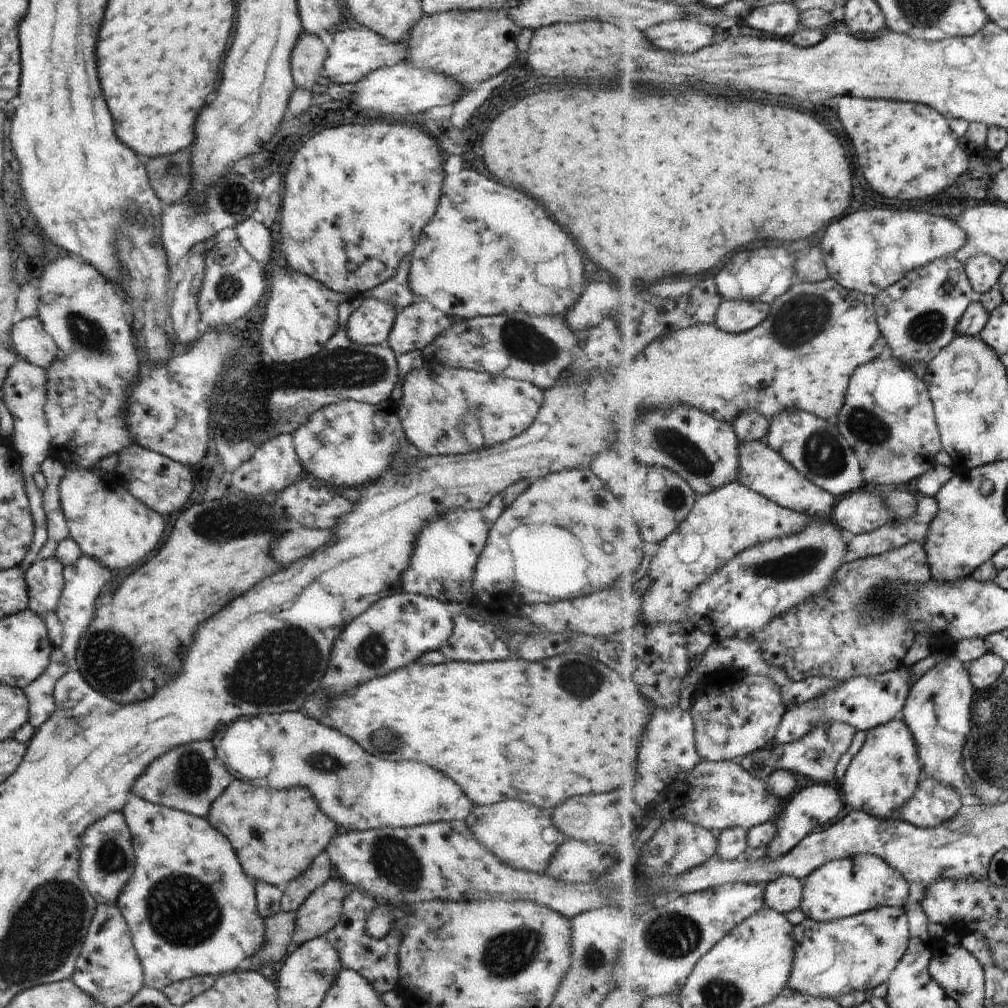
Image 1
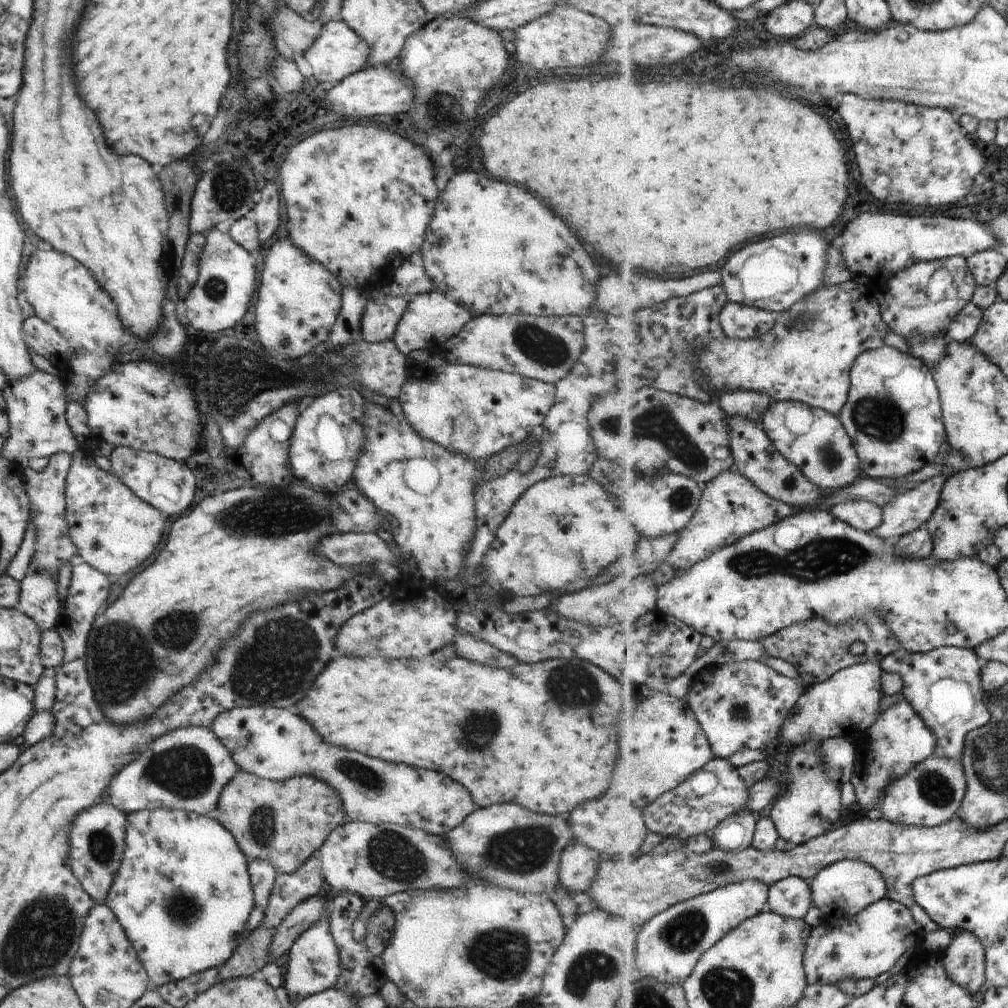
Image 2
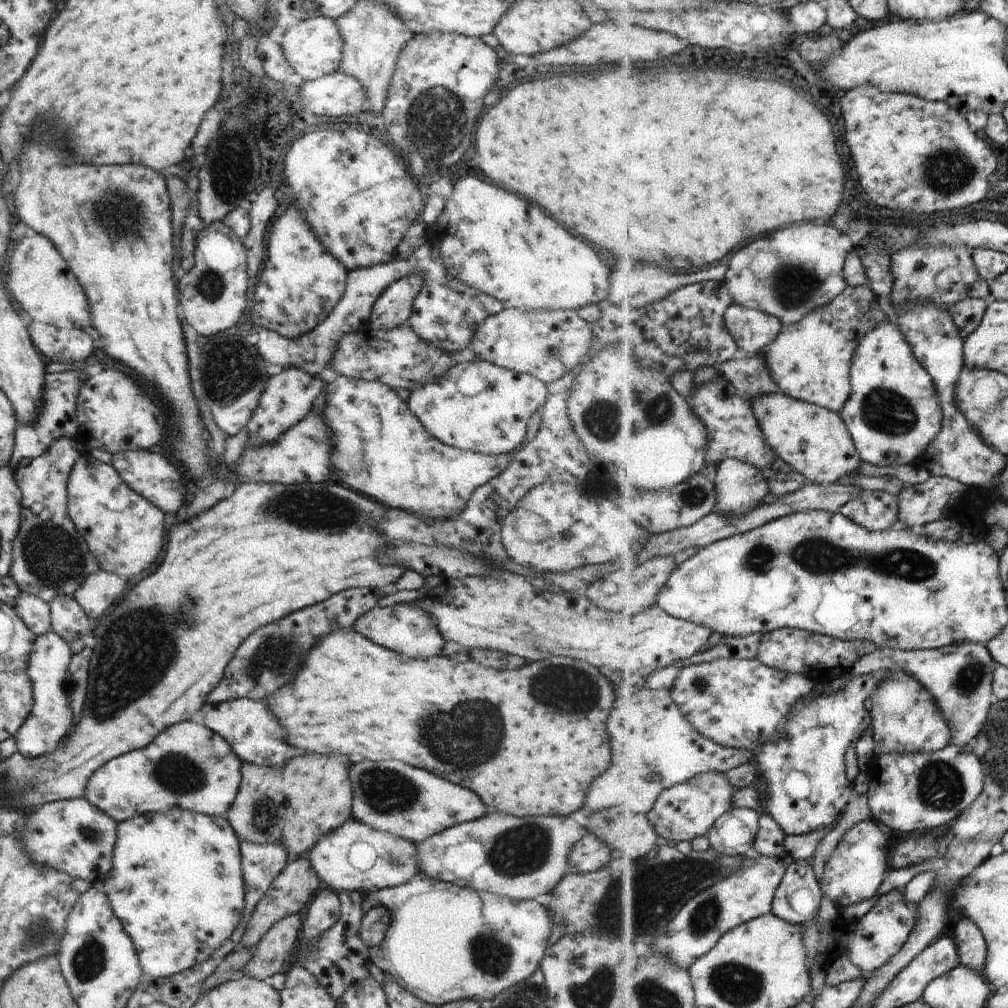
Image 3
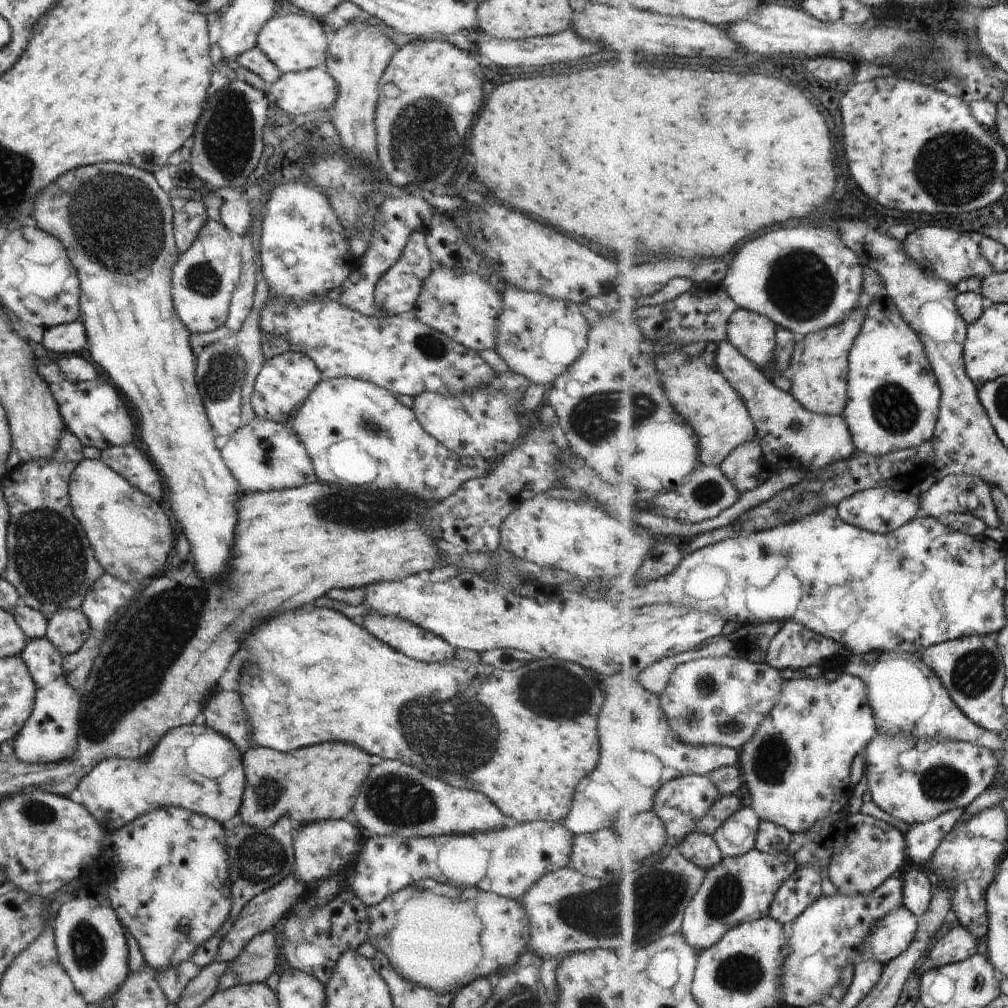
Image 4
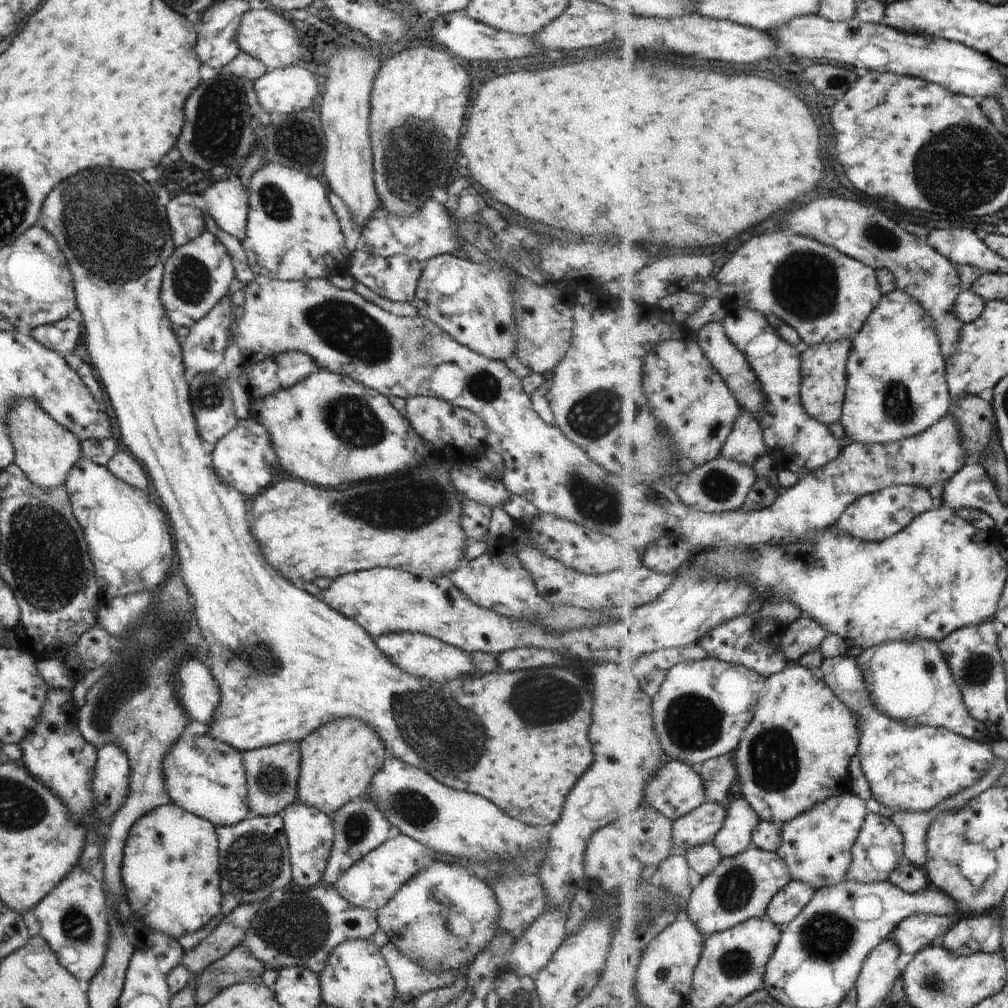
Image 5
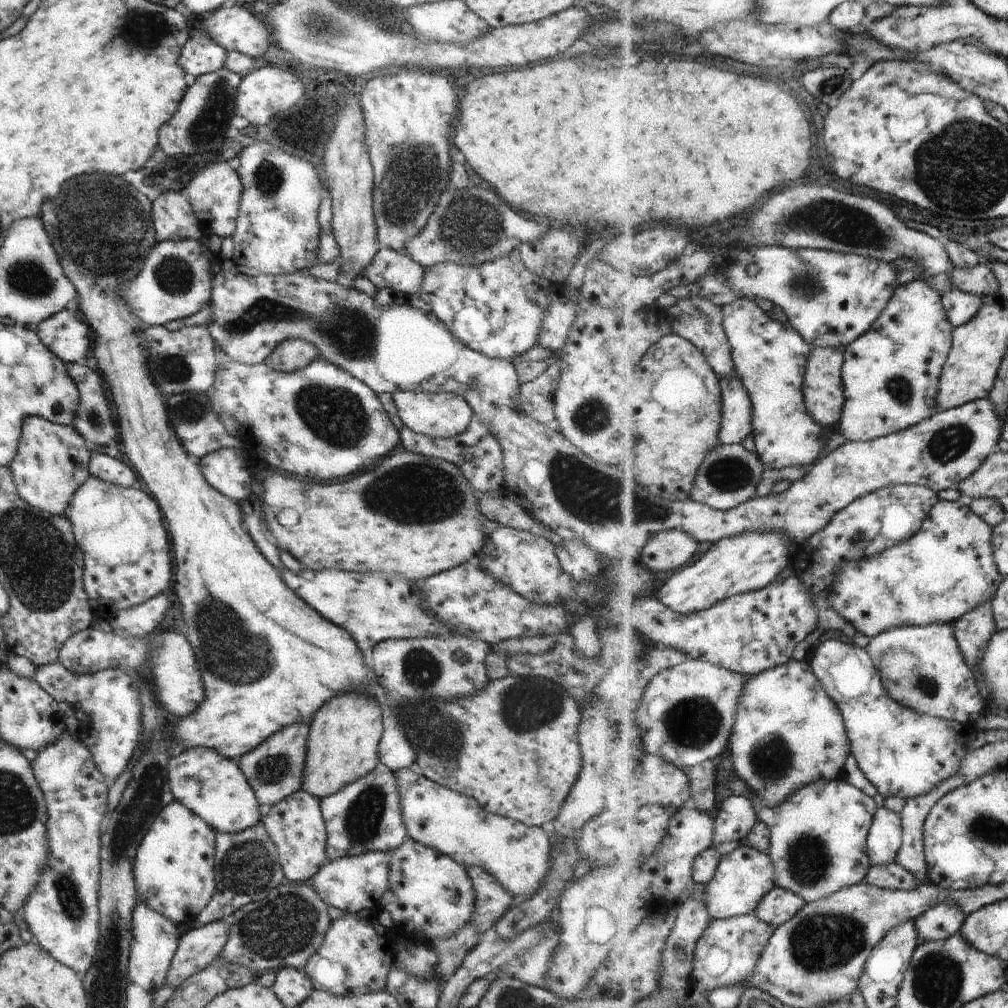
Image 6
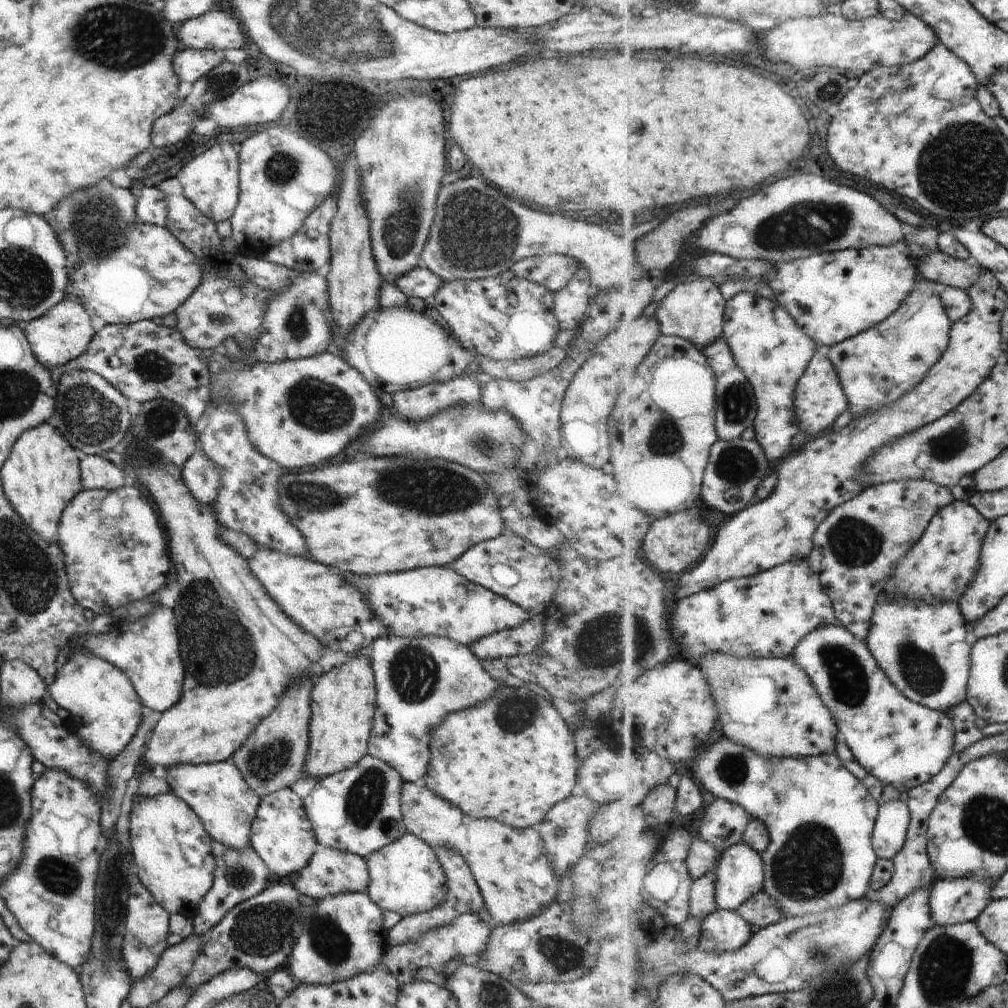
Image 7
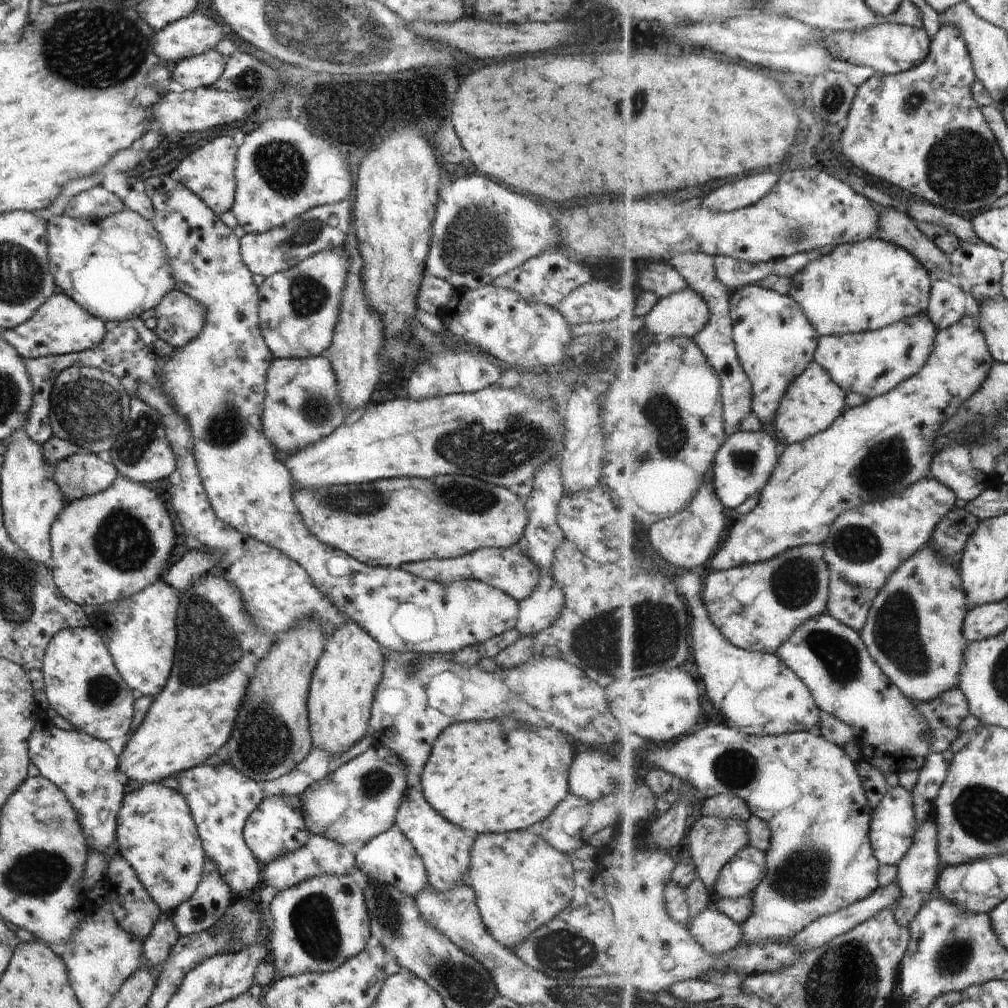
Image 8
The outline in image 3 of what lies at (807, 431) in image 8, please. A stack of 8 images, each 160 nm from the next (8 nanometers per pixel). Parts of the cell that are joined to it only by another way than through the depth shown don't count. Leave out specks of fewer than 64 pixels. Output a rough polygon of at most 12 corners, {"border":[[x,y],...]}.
{"border":[[870,282],[762,352],[781,392],[841,413],[859,344],[888,319]]}

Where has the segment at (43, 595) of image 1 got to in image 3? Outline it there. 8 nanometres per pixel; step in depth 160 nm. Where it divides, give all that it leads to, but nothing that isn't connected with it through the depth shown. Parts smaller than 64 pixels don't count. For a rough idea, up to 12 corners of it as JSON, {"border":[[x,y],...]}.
{"border":[[20,591],[11,606],[36,636],[52,631],[49,604]]}

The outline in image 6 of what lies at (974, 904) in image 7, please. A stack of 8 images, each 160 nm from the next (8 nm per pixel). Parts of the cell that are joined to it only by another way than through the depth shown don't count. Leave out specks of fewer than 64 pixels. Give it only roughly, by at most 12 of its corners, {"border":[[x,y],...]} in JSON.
{"border":[[959,906],[932,907],[915,923],[922,941],[960,934]]}

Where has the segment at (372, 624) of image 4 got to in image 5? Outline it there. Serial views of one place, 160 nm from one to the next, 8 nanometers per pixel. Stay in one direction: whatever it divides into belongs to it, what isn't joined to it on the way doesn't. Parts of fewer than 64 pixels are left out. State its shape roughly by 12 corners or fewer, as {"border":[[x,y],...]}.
{"border":[[422,633],[373,643],[407,673],[439,683],[473,675],[469,653]]}

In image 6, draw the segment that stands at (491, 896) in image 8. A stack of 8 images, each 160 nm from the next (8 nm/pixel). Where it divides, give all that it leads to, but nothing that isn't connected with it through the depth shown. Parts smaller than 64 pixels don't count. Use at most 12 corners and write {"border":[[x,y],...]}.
{"border":[[416,767],[395,774],[409,838],[512,896],[549,872],[542,827],[484,812]]}

